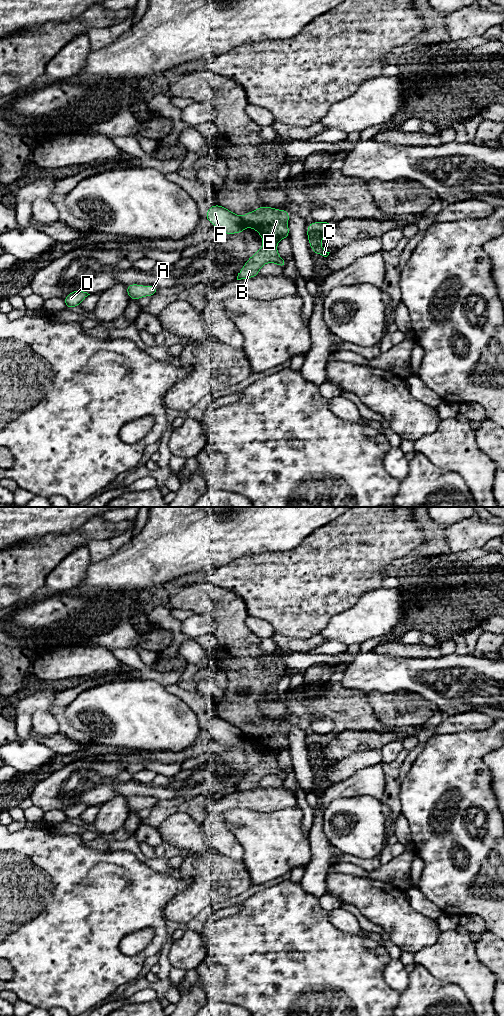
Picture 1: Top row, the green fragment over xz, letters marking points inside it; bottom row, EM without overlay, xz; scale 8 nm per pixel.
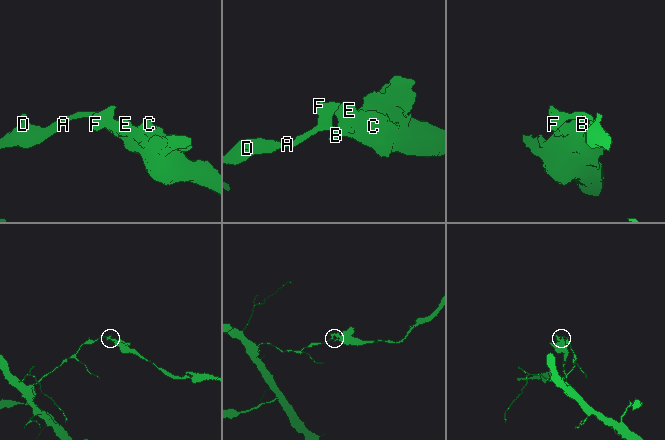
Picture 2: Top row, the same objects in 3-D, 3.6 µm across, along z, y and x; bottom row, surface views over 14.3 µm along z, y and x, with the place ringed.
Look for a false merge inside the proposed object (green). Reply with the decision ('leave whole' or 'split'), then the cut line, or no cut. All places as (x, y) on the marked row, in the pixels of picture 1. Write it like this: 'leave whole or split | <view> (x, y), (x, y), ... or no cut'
split | xz (241, 217), (245, 226)

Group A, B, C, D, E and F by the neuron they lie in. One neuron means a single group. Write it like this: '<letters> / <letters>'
A D F / B C E

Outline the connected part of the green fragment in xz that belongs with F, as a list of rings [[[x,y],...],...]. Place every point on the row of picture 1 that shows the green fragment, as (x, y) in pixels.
[[[218,204],[209,207],[205,218],[225,234],[243,233],[245,228],[241,216]]]

